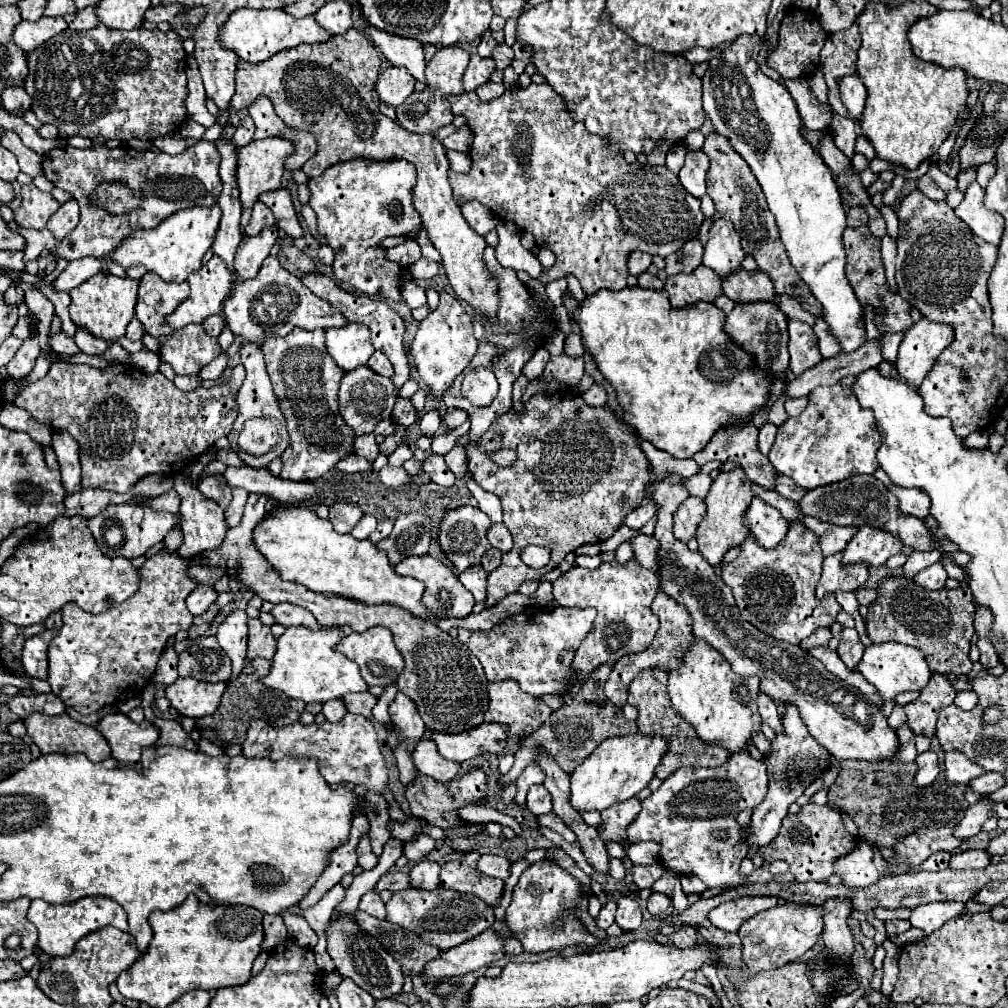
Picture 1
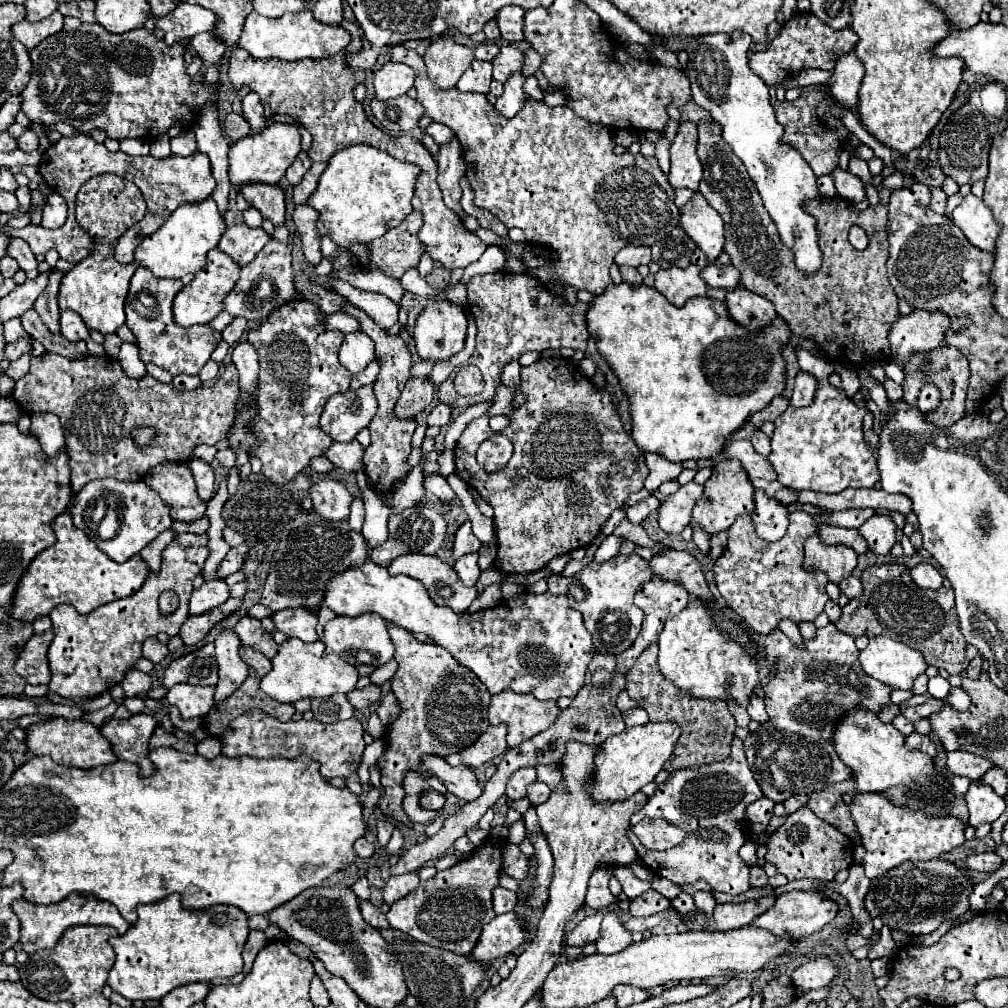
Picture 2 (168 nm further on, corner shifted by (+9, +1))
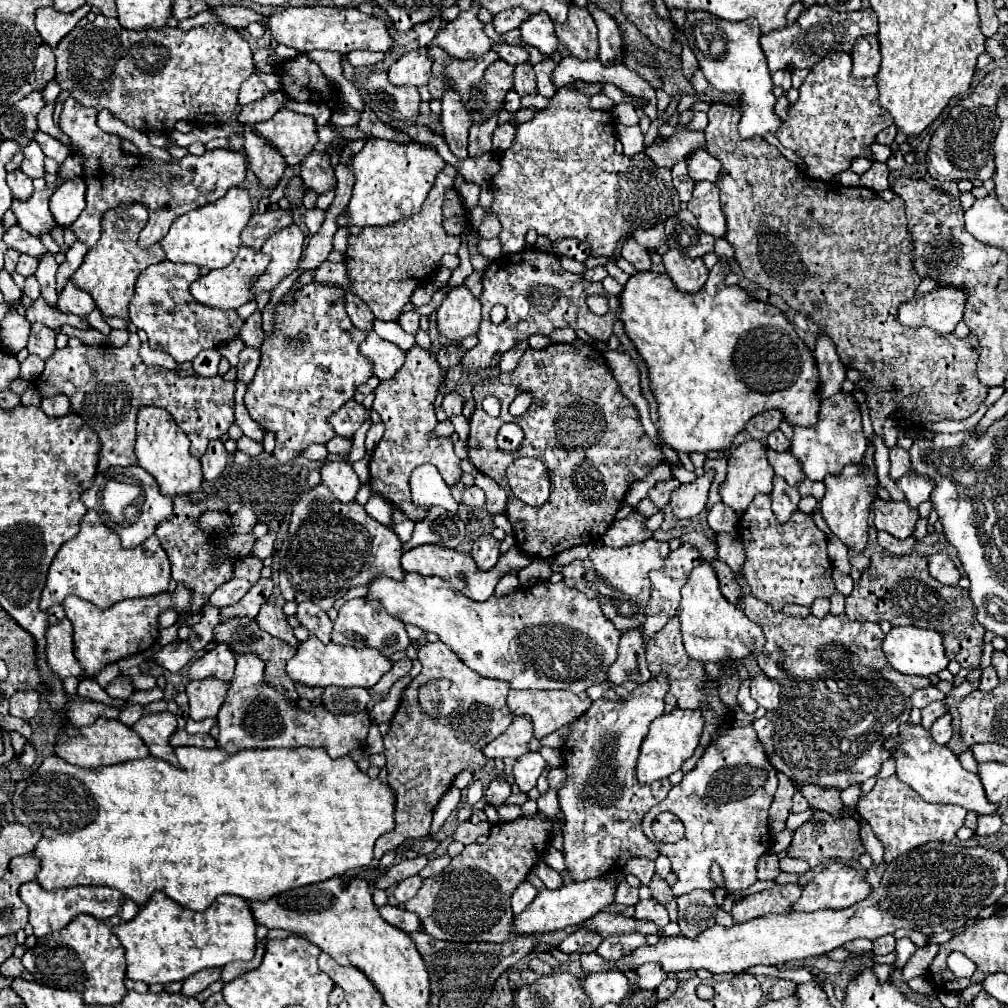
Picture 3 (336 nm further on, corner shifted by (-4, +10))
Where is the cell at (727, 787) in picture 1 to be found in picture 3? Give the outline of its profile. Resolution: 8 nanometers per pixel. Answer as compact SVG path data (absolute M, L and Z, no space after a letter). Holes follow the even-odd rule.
M742 726L728 730L726 736L720 738L720 744L708 748L696 768L684 774L682 782L676 784L666 798L646 812L642 818L642 830L652 840L656 838L650 826L658 812L674 812L686 826L682 840L674 844L656 844L658 852L670 858L672 872L678 876L678 882L672 886L674 896L688 894L696 888L710 890L708 872L712 862L720 864L726 886L732 890L744 890L758 880L756 862L770 848L768 808L776 788L776 770L768 764L754 728Z

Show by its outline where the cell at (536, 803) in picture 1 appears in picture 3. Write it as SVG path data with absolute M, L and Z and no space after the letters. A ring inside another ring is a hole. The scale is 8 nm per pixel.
M554 768L548 772L548 784L554 790L560 790L566 784L566 772L562 768Z

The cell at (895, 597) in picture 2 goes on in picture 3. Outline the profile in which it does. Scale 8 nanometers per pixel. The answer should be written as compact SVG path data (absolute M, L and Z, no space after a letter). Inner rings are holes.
M872 554L870 566L862 572L860 582L846 598L844 614L848 620L888 620L892 626L910 624L924 630L936 630L942 634L948 660L956 660L962 668L978 668L980 664L986 630L976 624L976 608L972 600L968 600L968 590L962 590L960 586L944 586L932 578L924 556ZM894 606L898 608L896 612Z

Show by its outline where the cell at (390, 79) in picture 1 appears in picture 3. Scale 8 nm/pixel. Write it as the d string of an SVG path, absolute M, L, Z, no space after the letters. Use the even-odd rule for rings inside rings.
M418 48L396 60L388 70L388 78L396 86L422 86L430 80L430 68L432 60L426 56L426 48Z

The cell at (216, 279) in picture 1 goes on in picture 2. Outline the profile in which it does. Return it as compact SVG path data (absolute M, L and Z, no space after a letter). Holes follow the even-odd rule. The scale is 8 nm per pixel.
M213 249L209 255L207 255L207 267L195 275L195 279L183 287L177 297L175 297L175 303L173 303L173 313L175 313L175 321L181 325L181 327L191 327L195 323L211 323L215 315L219 315L223 311L223 297L227 293L231 293L231 289L235 287L237 279L239 279L239 271L241 267L229 257L225 255L223 251L219 249Z

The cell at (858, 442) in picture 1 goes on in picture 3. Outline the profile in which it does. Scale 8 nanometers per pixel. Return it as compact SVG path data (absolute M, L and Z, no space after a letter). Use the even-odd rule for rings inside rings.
M838 392L822 400L818 410L818 422L810 428L794 426L790 440L792 456L802 464L802 472L810 480L824 480L826 476L838 476L844 466L866 468L868 440L862 430L862 414L856 398L850 392Z

